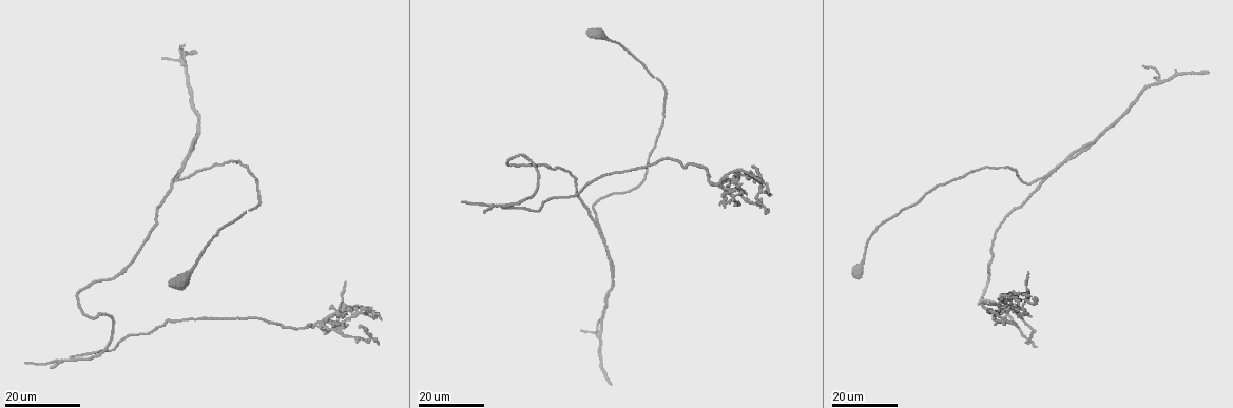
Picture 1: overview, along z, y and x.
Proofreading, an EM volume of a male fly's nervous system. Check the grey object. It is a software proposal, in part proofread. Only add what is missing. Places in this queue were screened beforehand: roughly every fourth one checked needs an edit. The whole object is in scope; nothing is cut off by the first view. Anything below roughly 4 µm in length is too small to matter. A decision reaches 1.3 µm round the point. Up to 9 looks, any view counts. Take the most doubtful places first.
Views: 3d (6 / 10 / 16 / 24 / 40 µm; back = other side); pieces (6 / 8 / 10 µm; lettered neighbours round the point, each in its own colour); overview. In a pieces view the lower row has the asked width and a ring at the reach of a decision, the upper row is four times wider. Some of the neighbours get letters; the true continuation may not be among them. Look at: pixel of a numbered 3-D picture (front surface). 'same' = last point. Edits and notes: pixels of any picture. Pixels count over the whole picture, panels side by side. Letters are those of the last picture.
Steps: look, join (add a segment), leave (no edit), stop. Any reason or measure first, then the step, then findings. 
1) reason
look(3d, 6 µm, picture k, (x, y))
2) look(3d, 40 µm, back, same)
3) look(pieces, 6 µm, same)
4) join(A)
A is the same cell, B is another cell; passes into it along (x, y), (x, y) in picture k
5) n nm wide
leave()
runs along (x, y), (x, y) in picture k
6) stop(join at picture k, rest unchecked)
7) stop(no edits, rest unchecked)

free end
look(3d, 16 µm, picture 1, (26, 362))

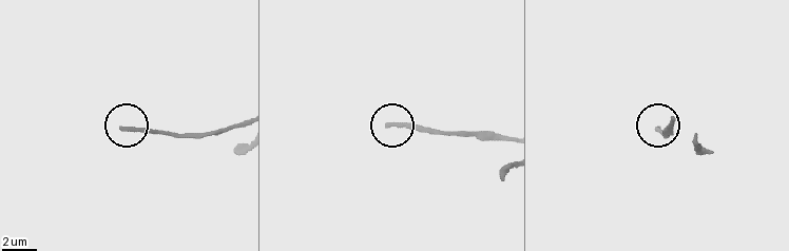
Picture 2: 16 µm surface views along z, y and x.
look(pieces, 10 µm, picture 2, (121, 129))

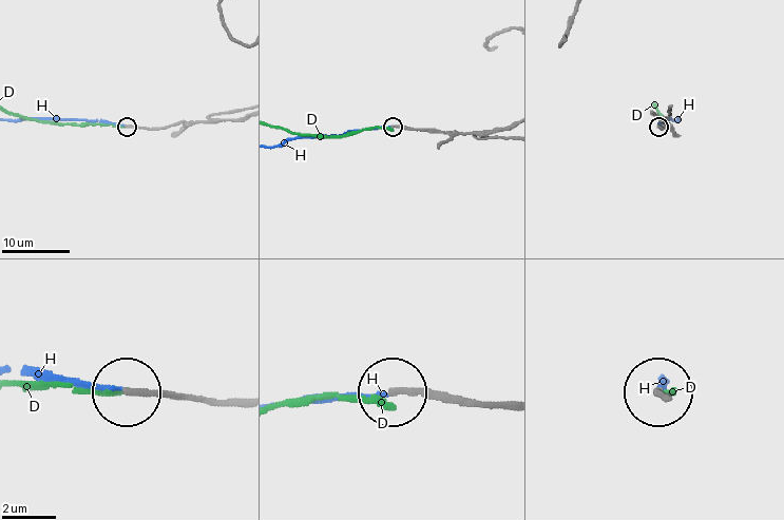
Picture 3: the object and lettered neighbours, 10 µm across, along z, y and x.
join(H)
H is the same cell, D is another cell; passes into it along (193, 401), (45, 383), (12, 371) in picture 3; it goes on there

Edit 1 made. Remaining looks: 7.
look(overview)

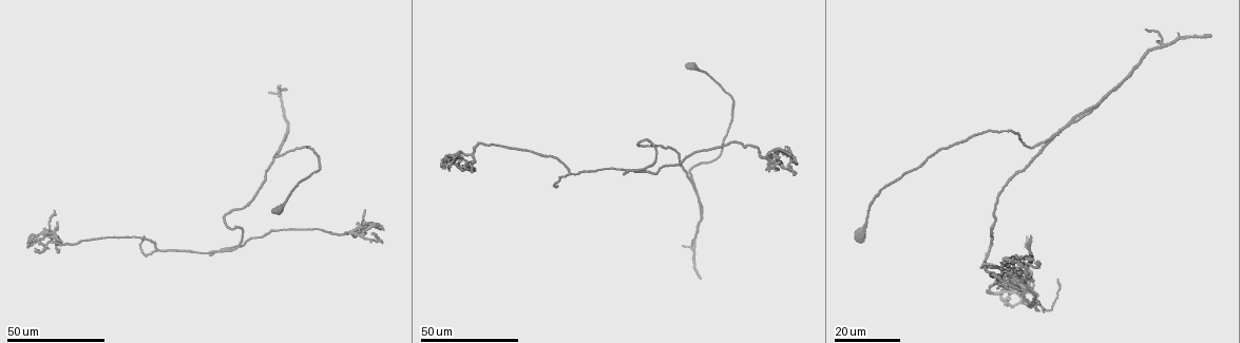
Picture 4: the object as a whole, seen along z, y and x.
long arm stops here
look(3d, 40 µm, picture 4, (1212, 37))

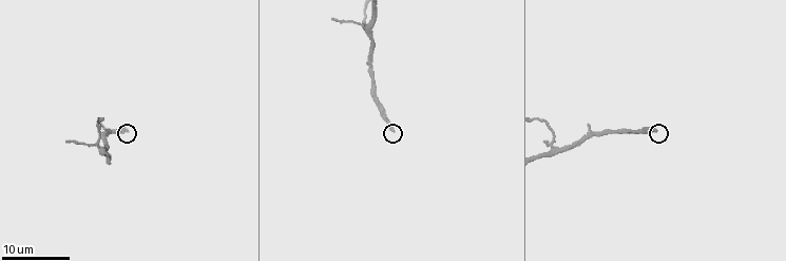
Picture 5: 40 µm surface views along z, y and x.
look(pieces, 8 µm, picture 5, (654, 132))

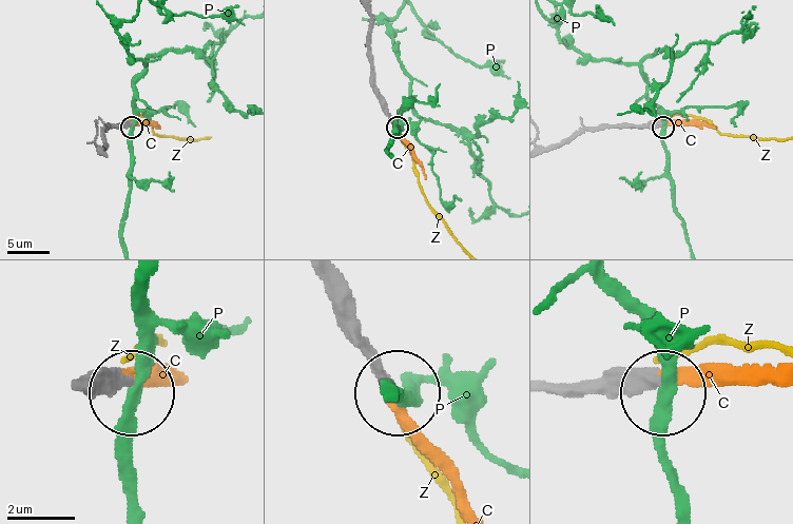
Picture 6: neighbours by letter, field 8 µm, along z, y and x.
290 nm wide
join(C)
C is the same cell, P and Z are other cells; passes into it along (78, 391), (120, 374), (155, 374) in picture 6; the neuron continues

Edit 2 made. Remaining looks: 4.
redraw
look(overview)

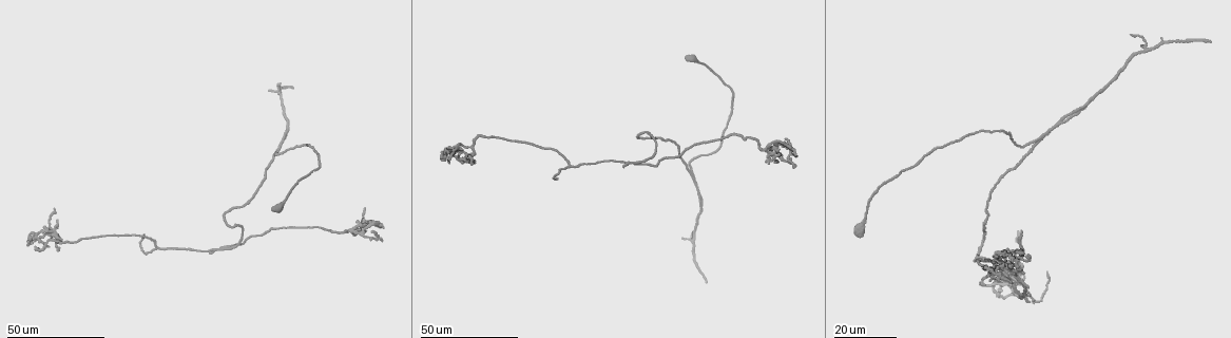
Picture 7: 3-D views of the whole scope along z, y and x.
an open end
look(3d, 40 µm, picture 7, (986, 269))

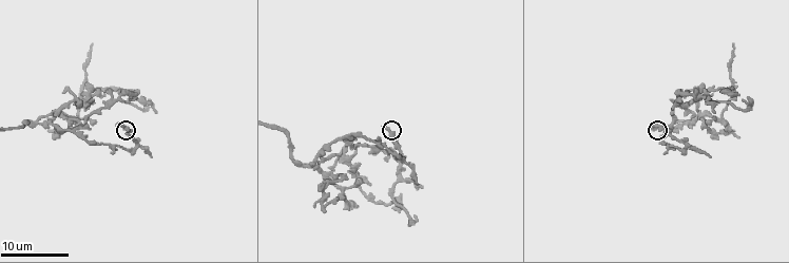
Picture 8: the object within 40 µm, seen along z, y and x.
look(pieces, 6 µm, picture 8, (116, 126))

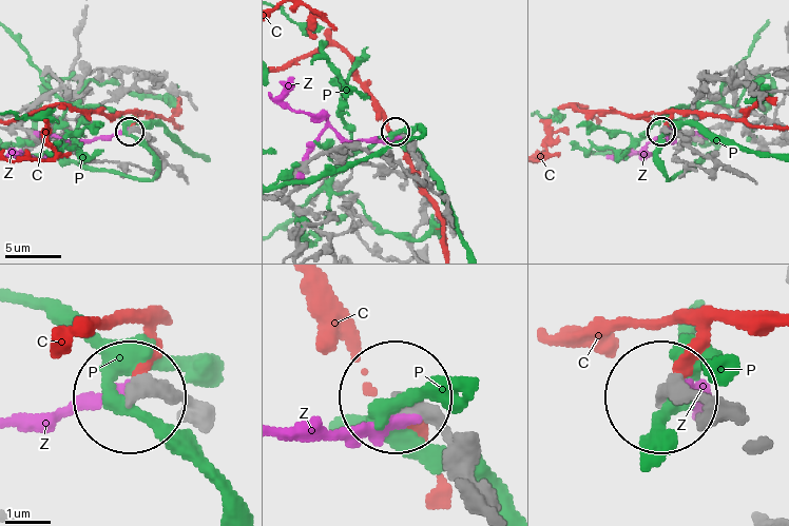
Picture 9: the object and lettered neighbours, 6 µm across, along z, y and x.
leave()
C, P and Z are other cells; runs along (484, 499), (446, 443), (393, 397) in picture 9; none of them fits

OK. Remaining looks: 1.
stop(join at picture 3, join at picture 6, rest unchecked)

